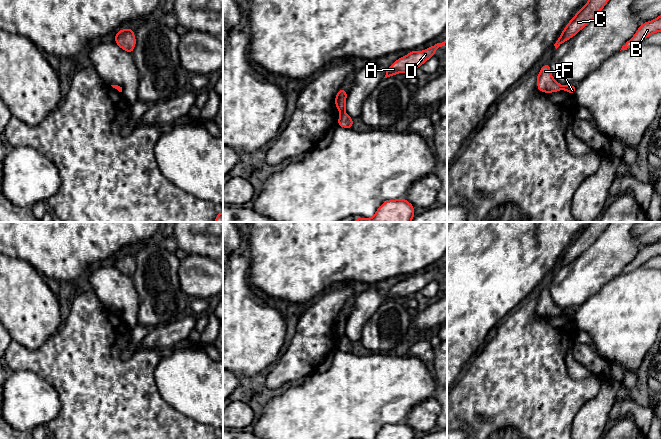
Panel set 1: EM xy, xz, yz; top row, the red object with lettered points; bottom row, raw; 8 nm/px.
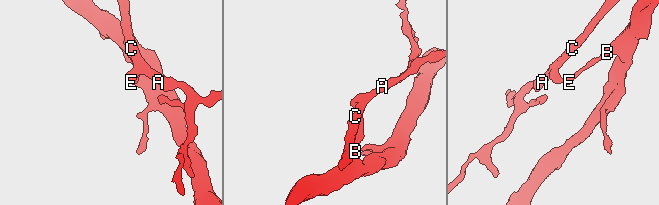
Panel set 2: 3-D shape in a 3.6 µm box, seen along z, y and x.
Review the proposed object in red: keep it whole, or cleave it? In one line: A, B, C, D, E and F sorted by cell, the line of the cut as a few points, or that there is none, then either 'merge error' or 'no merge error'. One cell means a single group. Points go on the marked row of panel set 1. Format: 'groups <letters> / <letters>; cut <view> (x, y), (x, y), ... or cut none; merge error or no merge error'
groups A C D F / B E; cut xz (344, 110), (341, 113); merge error

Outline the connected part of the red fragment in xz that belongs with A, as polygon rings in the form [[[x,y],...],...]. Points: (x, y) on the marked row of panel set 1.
[[[446,40],[437,43],[423,51],[410,51],[407,55],[397,59],[386,71],[384,78],[395,76],[398,73],[407,73],[419,68],[427,60],[434,57],[439,47],[445,46]]]

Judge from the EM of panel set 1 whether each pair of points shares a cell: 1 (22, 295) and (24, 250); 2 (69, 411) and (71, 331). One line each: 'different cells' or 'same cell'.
1: different cells
2: same cell

